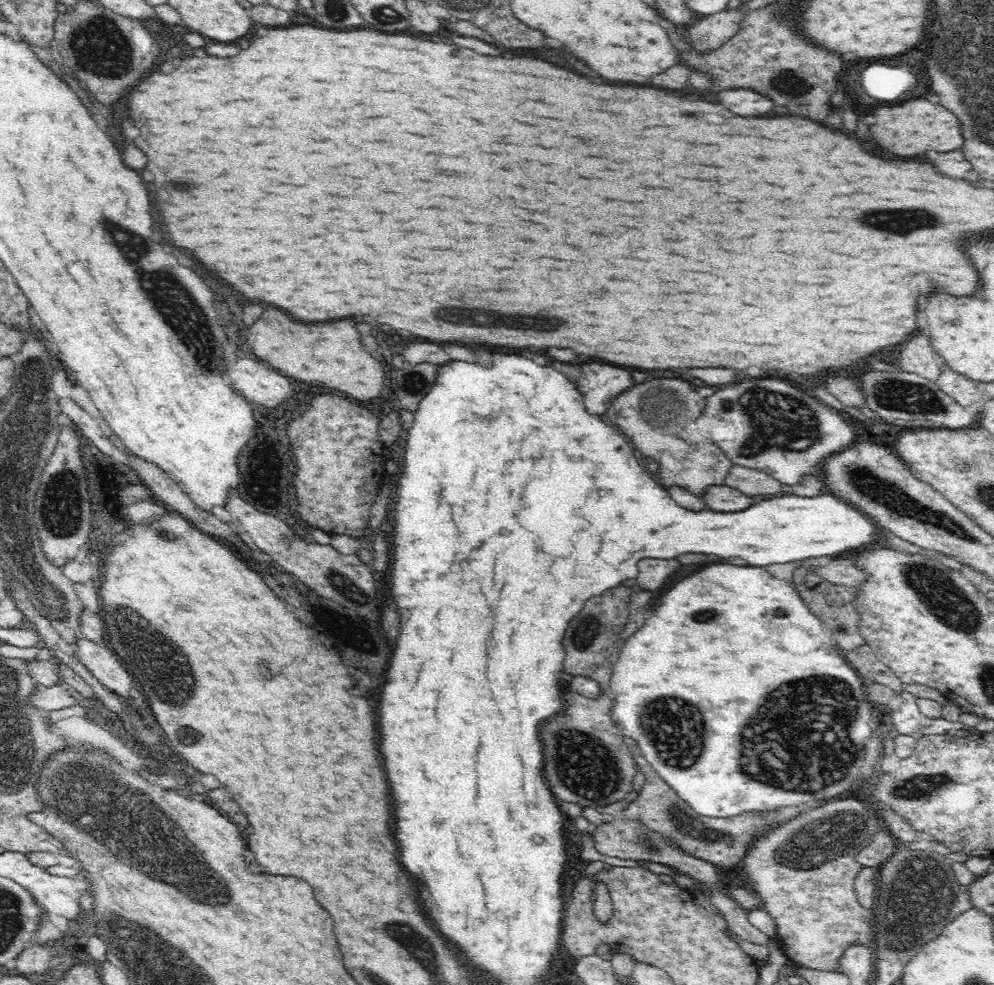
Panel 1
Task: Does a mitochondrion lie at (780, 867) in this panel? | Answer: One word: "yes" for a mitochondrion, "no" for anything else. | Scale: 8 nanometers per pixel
yes

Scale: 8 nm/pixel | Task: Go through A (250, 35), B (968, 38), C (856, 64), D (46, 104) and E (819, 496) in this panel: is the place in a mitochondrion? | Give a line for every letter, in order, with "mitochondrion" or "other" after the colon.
A: other
B: mitochondrion
C: other
D: other
E: other

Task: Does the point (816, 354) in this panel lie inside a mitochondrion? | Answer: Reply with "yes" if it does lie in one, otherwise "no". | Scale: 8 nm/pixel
no

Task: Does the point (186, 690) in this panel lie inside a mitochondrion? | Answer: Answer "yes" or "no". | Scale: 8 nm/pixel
yes

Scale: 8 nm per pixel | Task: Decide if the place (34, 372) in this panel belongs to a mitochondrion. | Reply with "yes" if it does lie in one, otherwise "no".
yes

